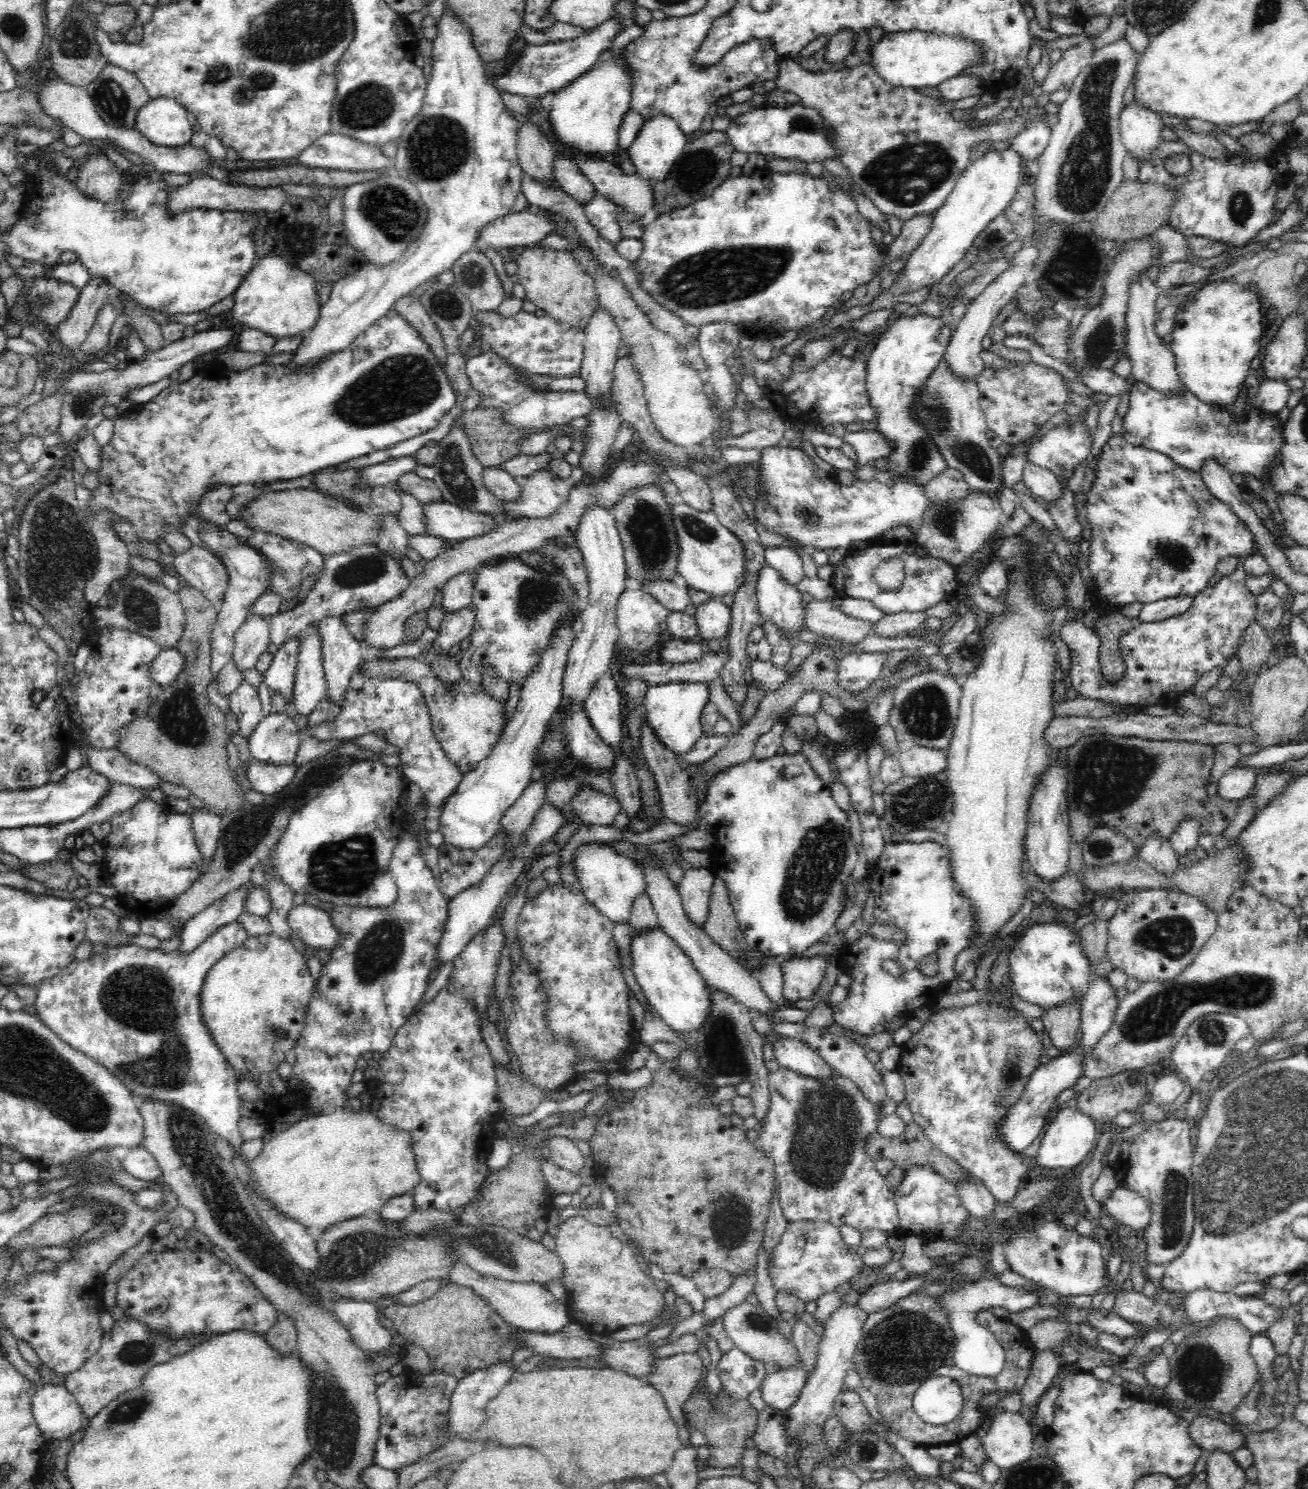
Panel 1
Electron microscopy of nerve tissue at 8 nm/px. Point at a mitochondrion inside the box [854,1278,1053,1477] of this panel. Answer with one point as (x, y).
(907, 1345)

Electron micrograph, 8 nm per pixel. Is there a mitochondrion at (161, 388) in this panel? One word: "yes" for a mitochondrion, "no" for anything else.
no

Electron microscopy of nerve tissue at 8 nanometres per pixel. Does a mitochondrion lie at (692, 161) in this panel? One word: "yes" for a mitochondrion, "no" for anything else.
yes

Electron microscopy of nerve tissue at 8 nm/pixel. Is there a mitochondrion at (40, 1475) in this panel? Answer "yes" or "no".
no

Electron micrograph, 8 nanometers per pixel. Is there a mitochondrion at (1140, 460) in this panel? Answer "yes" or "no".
no

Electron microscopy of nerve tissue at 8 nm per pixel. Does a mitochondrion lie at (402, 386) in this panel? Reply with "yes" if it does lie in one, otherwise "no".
yes

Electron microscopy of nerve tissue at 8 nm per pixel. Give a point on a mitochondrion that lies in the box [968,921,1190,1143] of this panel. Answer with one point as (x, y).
(1011, 1072)

